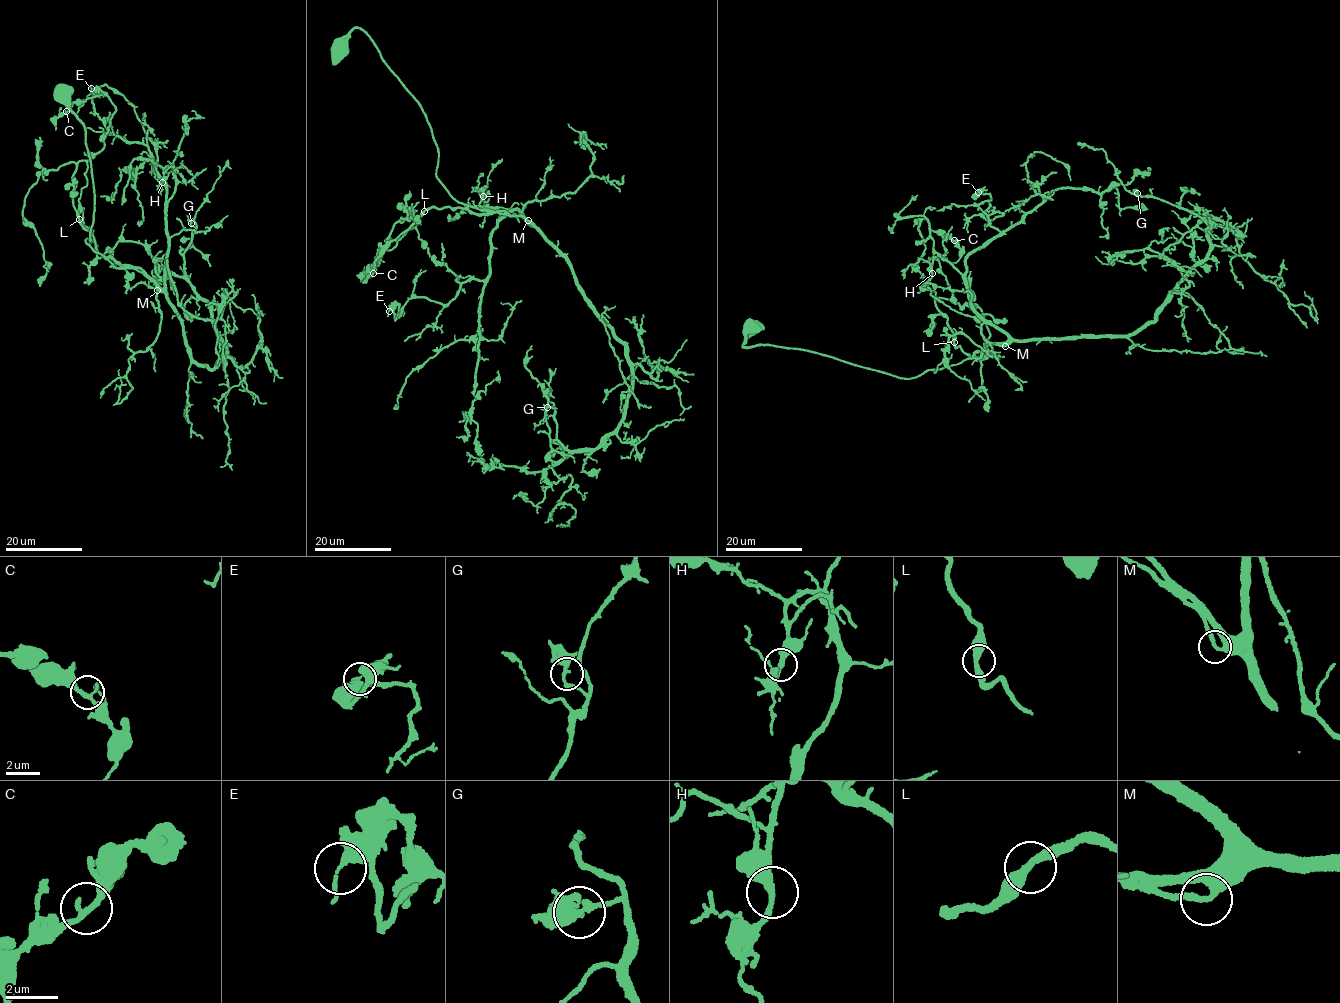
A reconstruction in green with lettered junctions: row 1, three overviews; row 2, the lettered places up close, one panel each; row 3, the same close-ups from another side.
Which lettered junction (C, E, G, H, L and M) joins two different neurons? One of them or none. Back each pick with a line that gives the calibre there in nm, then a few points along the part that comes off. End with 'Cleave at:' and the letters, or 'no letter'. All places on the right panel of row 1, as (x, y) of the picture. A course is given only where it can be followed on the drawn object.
Cleave at: no letter

